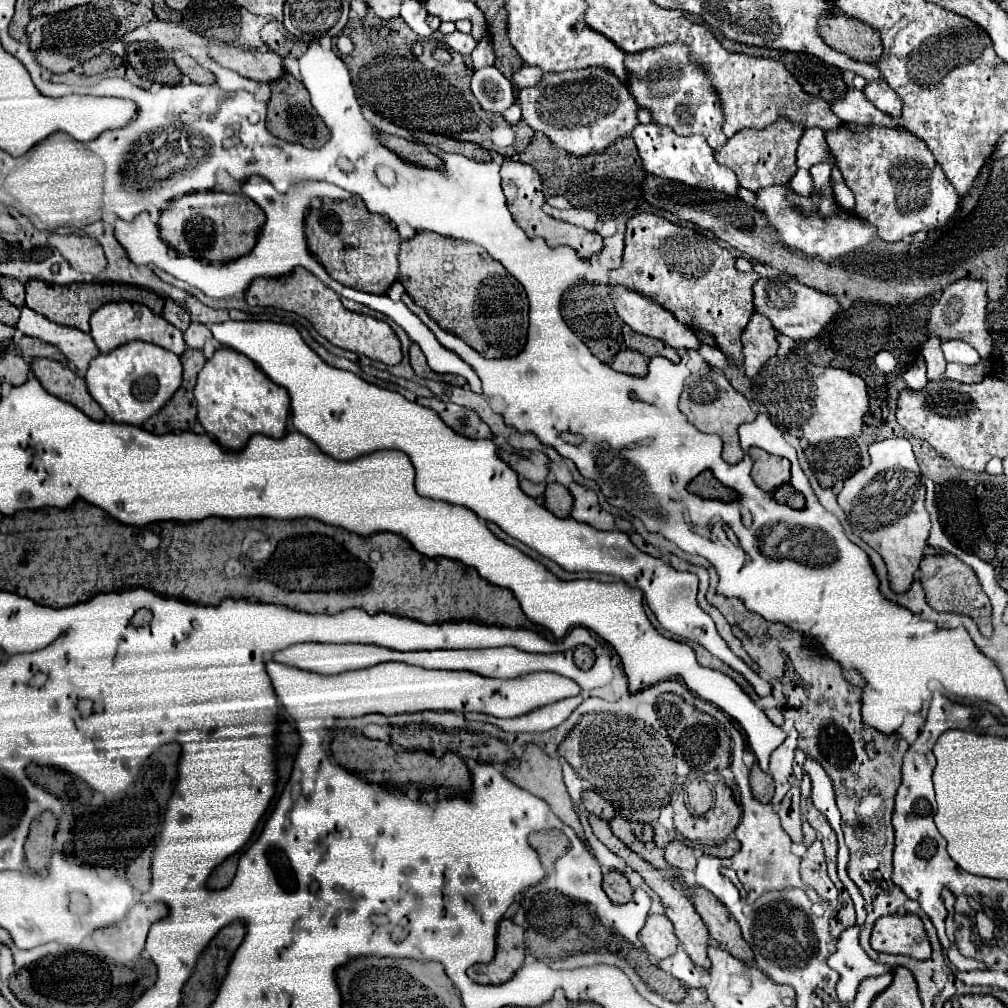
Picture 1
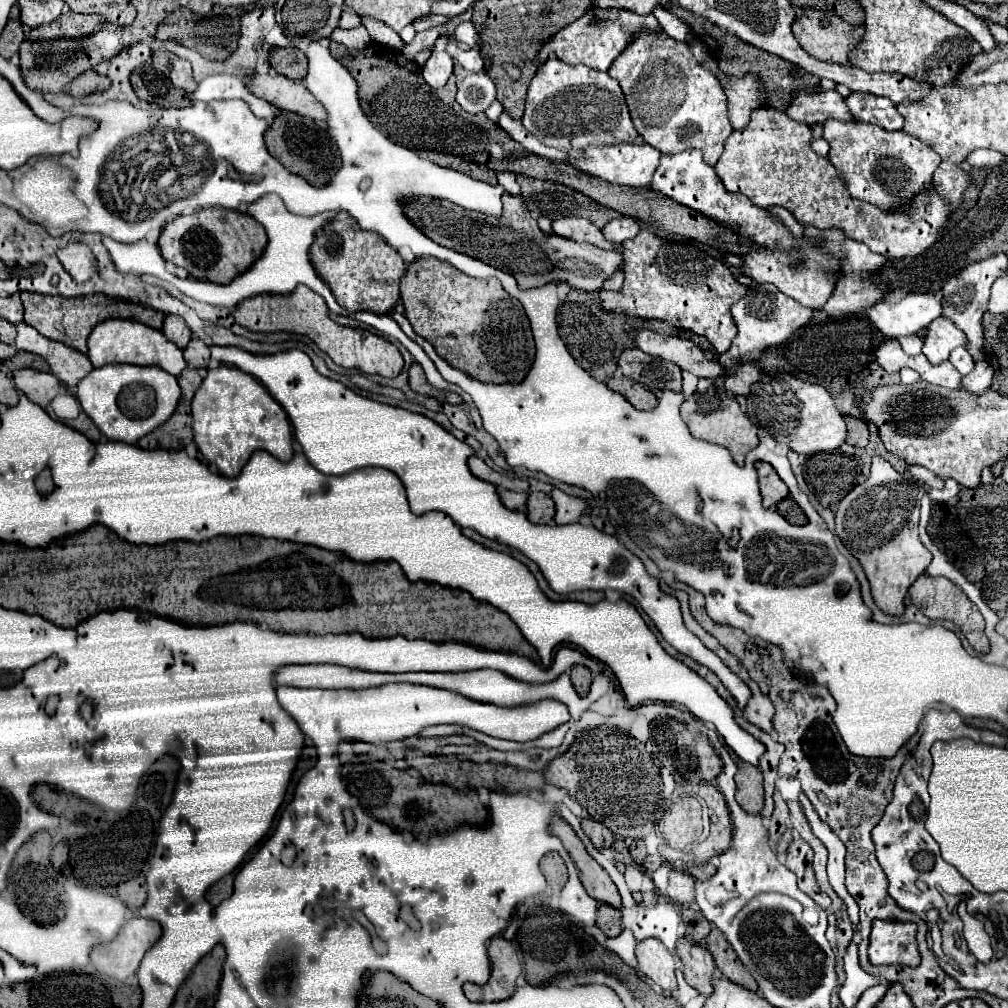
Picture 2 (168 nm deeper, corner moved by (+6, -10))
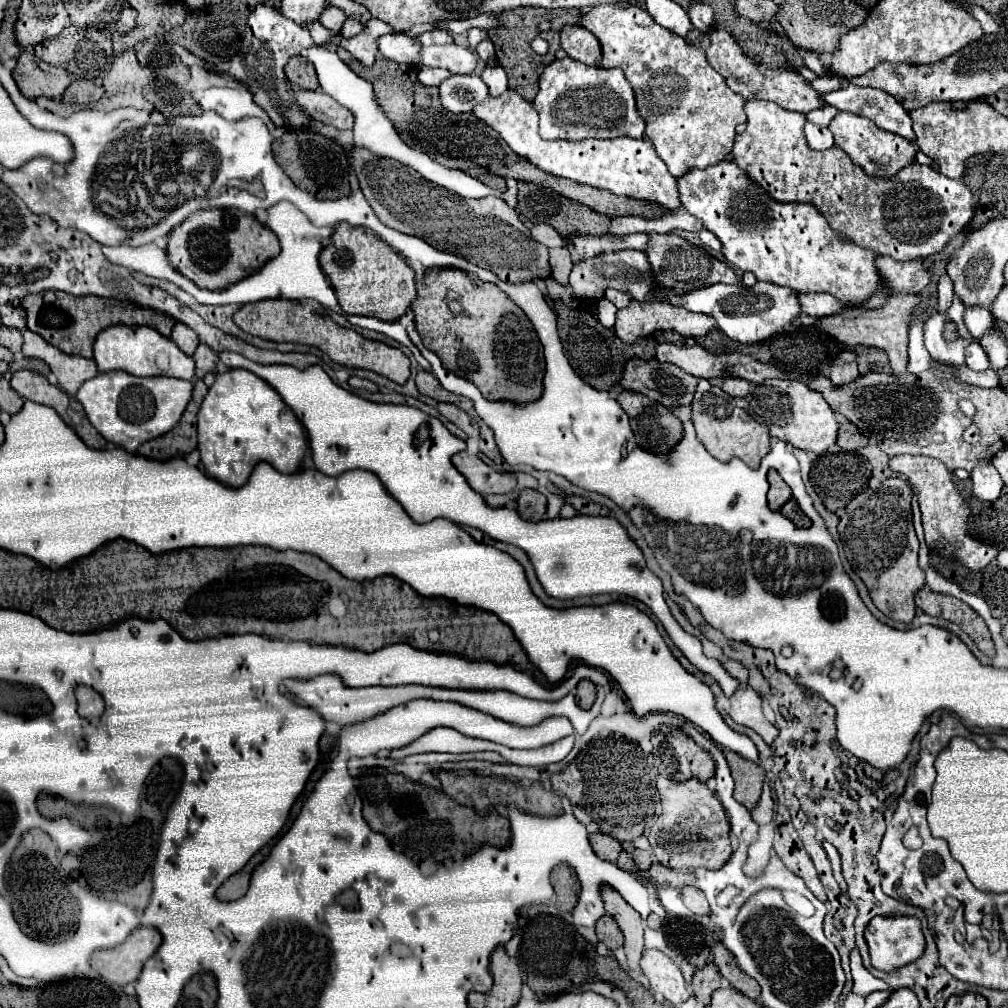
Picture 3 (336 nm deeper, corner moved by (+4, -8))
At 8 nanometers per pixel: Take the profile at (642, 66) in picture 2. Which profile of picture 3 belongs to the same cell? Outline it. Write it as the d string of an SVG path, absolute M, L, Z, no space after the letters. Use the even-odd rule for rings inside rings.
M639 4L595 6L581 18L579 24L591 30L601 40L603 48L601 68L621 68L625 72L625 78L629 80L635 92L637 110L647 124L645 138L653 142L657 154L661 156L661 160L667 164L669 172L675 178L683 176L689 168L705 168L717 164L731 152L735 126L747 122L747 116L743 112L745 100L737 96L725 84L723 76L715 72L711 64L705 60L705 50L709 48L707 32L701 34L701 40L697 44L689 44L685 38L659 26Z

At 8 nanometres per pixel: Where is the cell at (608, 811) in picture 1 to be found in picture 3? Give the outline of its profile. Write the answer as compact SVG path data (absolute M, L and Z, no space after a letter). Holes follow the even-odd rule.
M595 832L595 834L589 836L589 842L591 842L595 854L601 856L603 860L611 860L611 862L615 862L617 856L619 856L619 852L621 852L621 842L615 840L615 838L611 838L609 834Z

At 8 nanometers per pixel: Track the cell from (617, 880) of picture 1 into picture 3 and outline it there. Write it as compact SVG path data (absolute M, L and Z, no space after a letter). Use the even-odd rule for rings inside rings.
M605 914L603 918L599 918L597 924L595 924L595 930L597 930L597 938L609 950L615 950L615 948L623 946L623 934L621 934L621 928L617 926L617 922L613 920L613 916Z

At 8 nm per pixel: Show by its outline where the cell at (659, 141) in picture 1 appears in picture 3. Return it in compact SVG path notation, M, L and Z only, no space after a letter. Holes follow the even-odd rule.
M719 162L703 170L693 168L685 176L677 178L677 188L683 208L699 218L703 226L723 242L727 262L743 272L753 272L757 280L787 286L795 292L829 292L849 306L867 300L877 290L879 276L873 262L875 254L871 250L865 250L853 244L847 236L833 232L825 216L815 206L775 202L763 188L753 184L735 162Z

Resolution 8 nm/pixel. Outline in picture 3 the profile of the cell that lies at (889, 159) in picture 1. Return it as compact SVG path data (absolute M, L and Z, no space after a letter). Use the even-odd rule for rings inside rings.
M839 112L831 124L829 130L835 136L835 146L841 148L855 166L861 166L861 170L867 176L873 178L891 178L895 176L899 170L903 170L905 166L915 162L917 156L917 148L915 142L905 140L903 136L897 136L893 132L885 132L879 130L871 120L865 120L857 114L849 114L849 112Z

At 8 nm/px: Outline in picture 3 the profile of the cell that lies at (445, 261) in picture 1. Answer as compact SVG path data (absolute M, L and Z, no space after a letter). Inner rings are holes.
M431 268L421 280L415 282L417 298L411 302L415 312L415 326L423 344L437 352L443 366L461 378L473 382L489 400L531 402L541 396L541 380L545 372L543 346L525 312L509 300L509 296L491 282L483 282L473 274L457 268Z

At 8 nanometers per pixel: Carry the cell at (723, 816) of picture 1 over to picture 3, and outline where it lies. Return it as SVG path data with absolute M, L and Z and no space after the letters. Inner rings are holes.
M691 778L687 782L675 782L667 794L661 798L661 828L657 828L657 836L653 836L653 852L657 852L657 862L675 870L693 872L695 868L717 870L721 868L733 848L729 838L731 826L727 820L727 812L717 800L717 794L707 788L707 784Z

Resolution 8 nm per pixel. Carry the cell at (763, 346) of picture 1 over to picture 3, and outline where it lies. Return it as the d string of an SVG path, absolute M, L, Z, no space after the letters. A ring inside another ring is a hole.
M729 378L729 380L711 380L717 384L721 390L725 390L729 396L747 396L749 392L749 382L741 378Z

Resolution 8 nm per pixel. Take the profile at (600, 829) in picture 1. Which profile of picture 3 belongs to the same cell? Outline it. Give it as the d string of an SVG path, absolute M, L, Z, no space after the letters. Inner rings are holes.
M707 962L703 968L697 968L693 974L693 992L697 1002L707 1006L711 1002L711 994L719 988L719 970L713 962Z

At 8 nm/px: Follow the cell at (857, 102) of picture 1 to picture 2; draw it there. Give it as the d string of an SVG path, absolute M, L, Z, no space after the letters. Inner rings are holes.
M821 90L811 94L797 92L785 112L793 120L805 122L809 126L815 122L825 122L827 118L851 120L851 114L847 114L847 104L843 104L843 96L837 90Z

